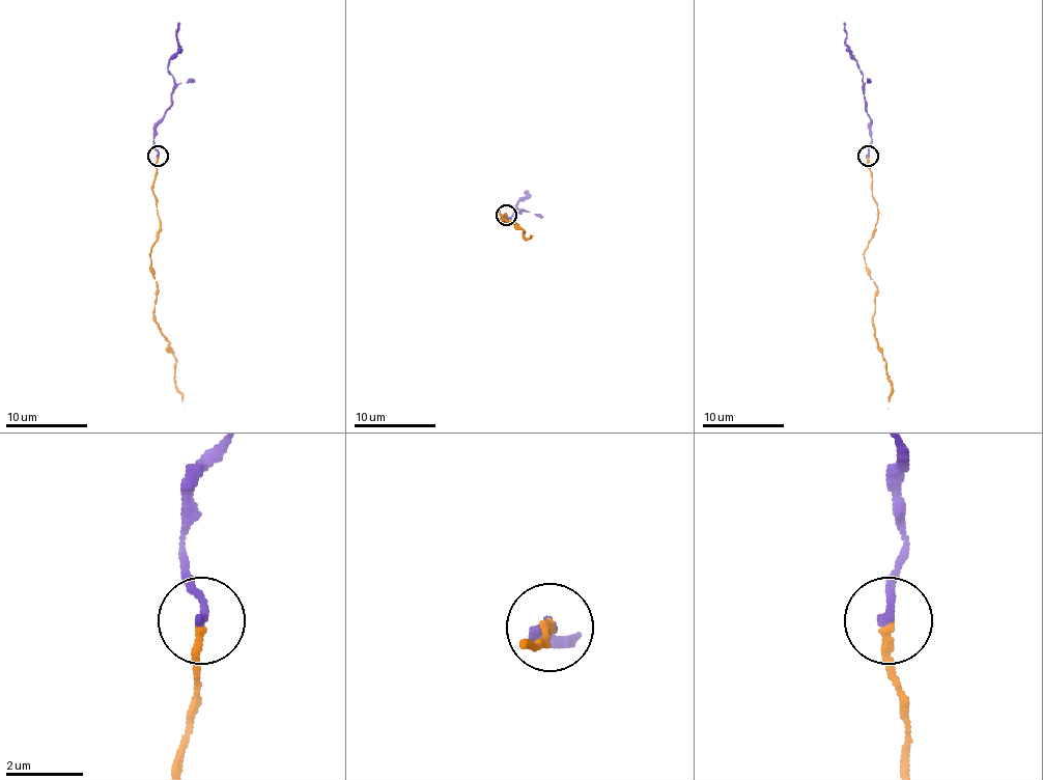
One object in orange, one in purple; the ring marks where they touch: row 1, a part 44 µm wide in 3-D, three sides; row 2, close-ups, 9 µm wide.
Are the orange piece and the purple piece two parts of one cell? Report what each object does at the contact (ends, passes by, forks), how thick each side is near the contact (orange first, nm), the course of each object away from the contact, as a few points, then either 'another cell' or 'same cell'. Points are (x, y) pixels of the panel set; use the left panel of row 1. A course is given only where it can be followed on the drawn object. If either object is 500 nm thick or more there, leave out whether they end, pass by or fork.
orange ends | purple ends | 200/240 nm | orange via (157, 157), (152, 195), (159, 223), (150, 260), (157, 288), (154, 322), (175, 358), (177, 390), (186, 409) | purple via (157, 157), (152, 136), (154, 126), (171, 104), (173, 75), (167, 68), (169, 58), (177, 50), (179, 22) | same cell

